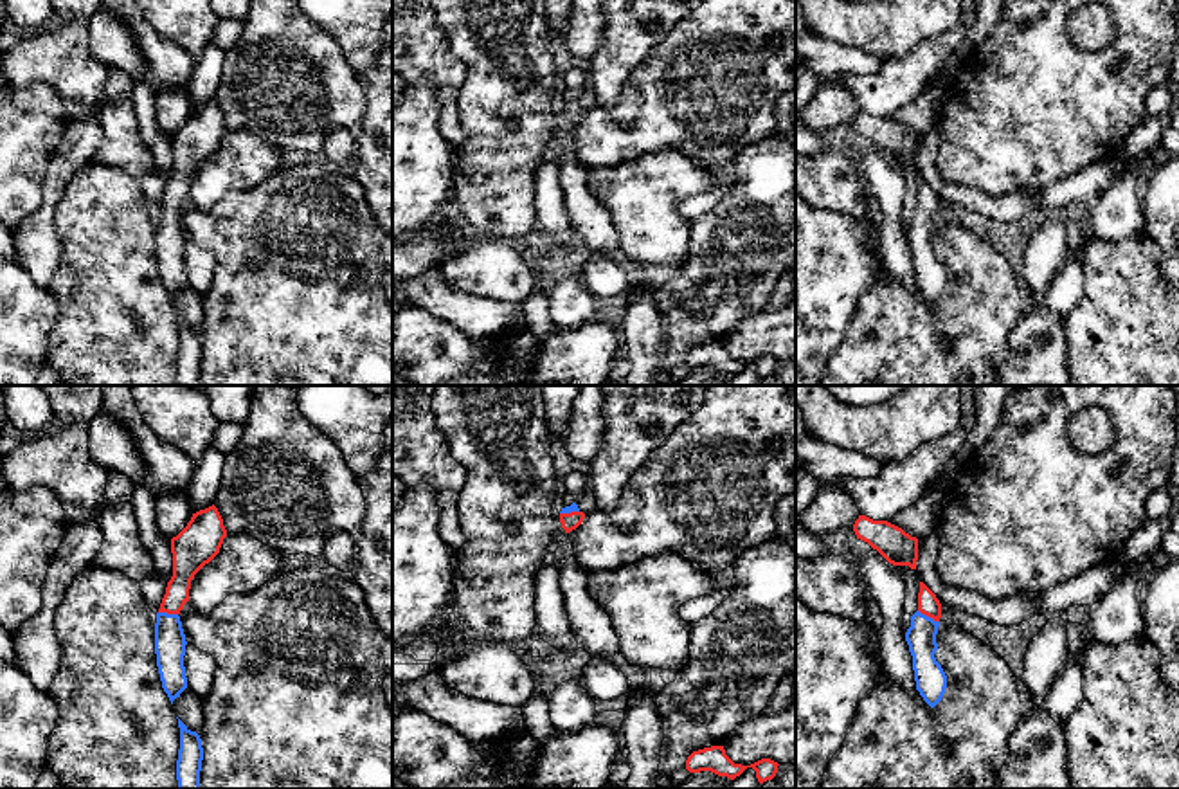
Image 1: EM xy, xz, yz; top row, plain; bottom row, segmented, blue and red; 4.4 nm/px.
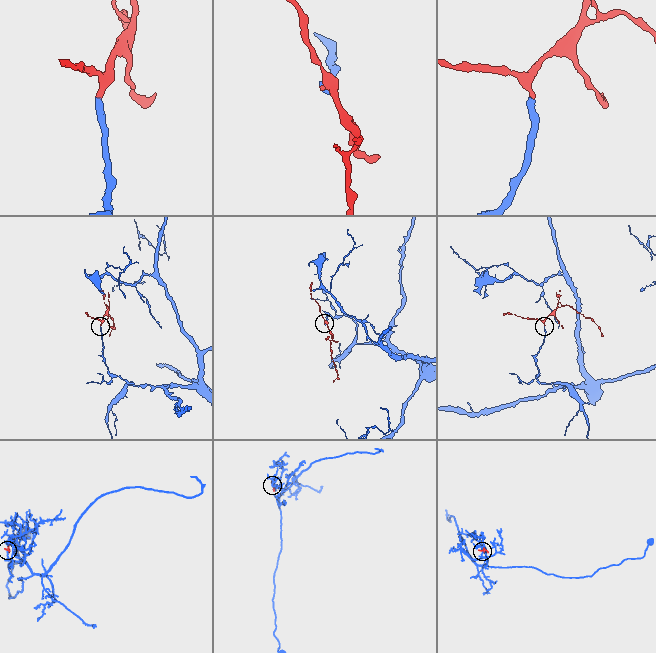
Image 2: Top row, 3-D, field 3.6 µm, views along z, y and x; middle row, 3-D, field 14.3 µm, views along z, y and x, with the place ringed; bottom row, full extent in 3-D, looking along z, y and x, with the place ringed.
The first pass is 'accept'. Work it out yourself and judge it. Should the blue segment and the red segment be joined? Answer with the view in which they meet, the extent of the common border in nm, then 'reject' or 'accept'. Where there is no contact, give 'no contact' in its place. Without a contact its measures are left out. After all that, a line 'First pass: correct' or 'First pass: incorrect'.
yz | 110 nm | accept
First pass: correct

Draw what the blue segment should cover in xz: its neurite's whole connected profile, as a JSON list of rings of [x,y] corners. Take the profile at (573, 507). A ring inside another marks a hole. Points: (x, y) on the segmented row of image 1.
[[[576,503],[571,506],[562,508],[560,512],[560,522],[565,533],[576,530],[585,519],[585,513],[578,508]]]

